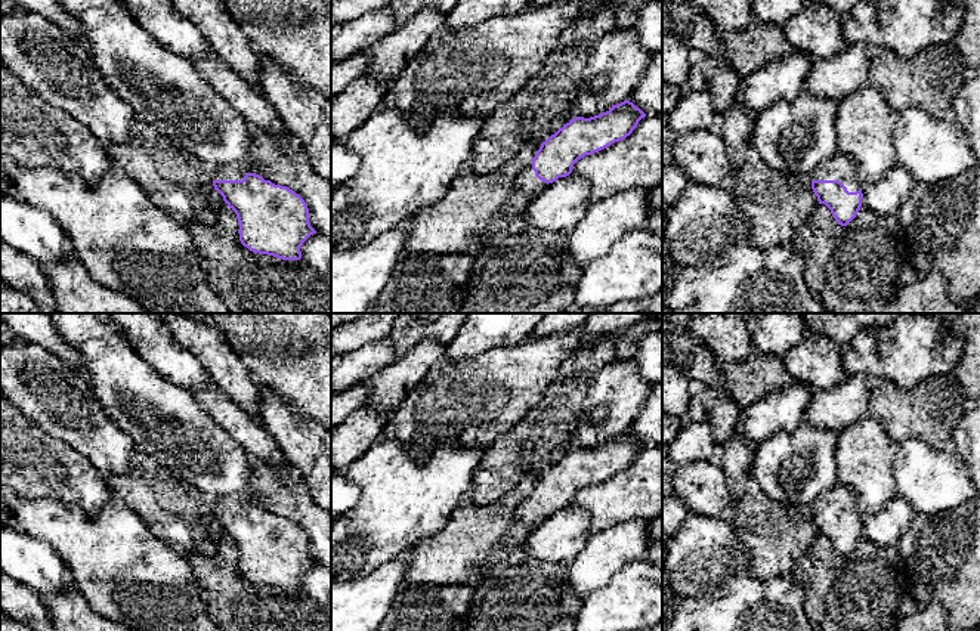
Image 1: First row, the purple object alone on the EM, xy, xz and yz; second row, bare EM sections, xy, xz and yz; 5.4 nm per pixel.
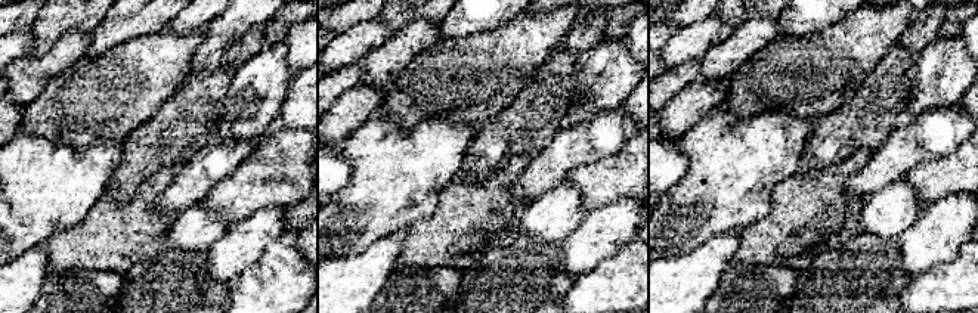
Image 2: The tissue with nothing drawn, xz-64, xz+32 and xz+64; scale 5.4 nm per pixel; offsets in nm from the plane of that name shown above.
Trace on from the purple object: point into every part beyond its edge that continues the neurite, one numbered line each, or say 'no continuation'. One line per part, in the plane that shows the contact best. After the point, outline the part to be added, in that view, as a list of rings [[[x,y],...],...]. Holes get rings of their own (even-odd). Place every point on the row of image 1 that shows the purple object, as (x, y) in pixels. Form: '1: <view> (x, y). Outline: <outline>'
1: yz (840, 167). Outline: [[[835,154],[814,168],[811,179],[840,180],[848,192],[856,192],[862,189],[862,183],[857,180],[856,173],[856,161],[851,157]]]

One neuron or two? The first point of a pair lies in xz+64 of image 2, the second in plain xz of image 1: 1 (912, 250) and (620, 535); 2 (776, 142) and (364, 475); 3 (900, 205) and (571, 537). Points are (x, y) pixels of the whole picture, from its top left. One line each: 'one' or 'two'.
1: one
2: one
3: one

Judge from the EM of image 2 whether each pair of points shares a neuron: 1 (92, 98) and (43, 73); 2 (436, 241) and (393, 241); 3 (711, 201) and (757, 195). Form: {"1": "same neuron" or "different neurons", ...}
{"1": "different neurons", "2": "different neurons", "3": "same neuron"}

